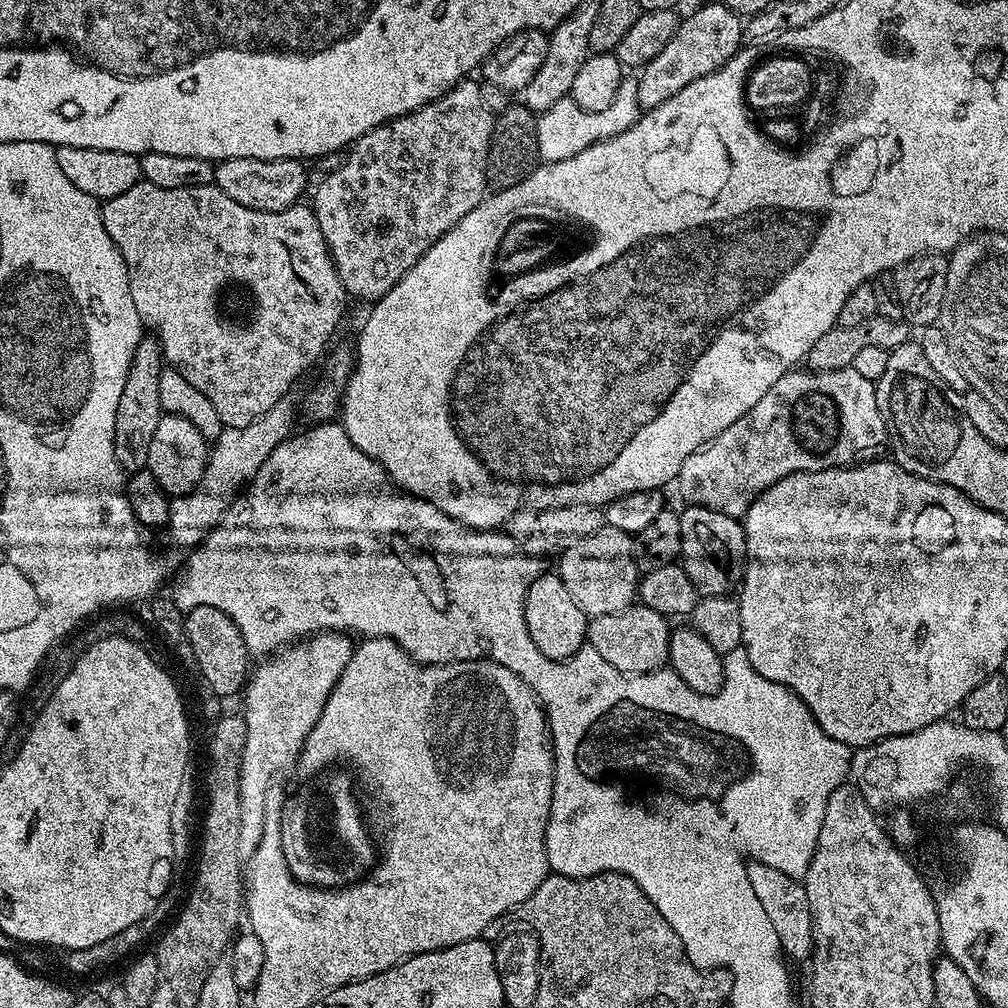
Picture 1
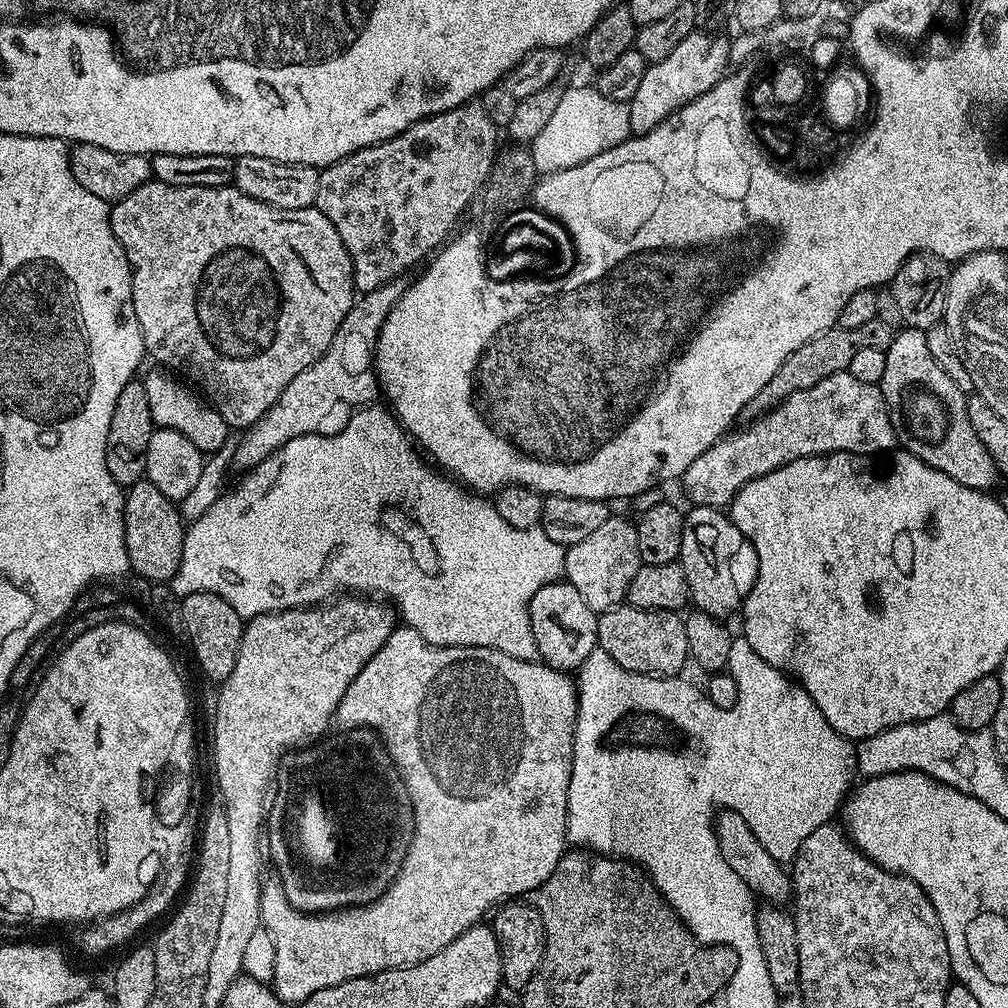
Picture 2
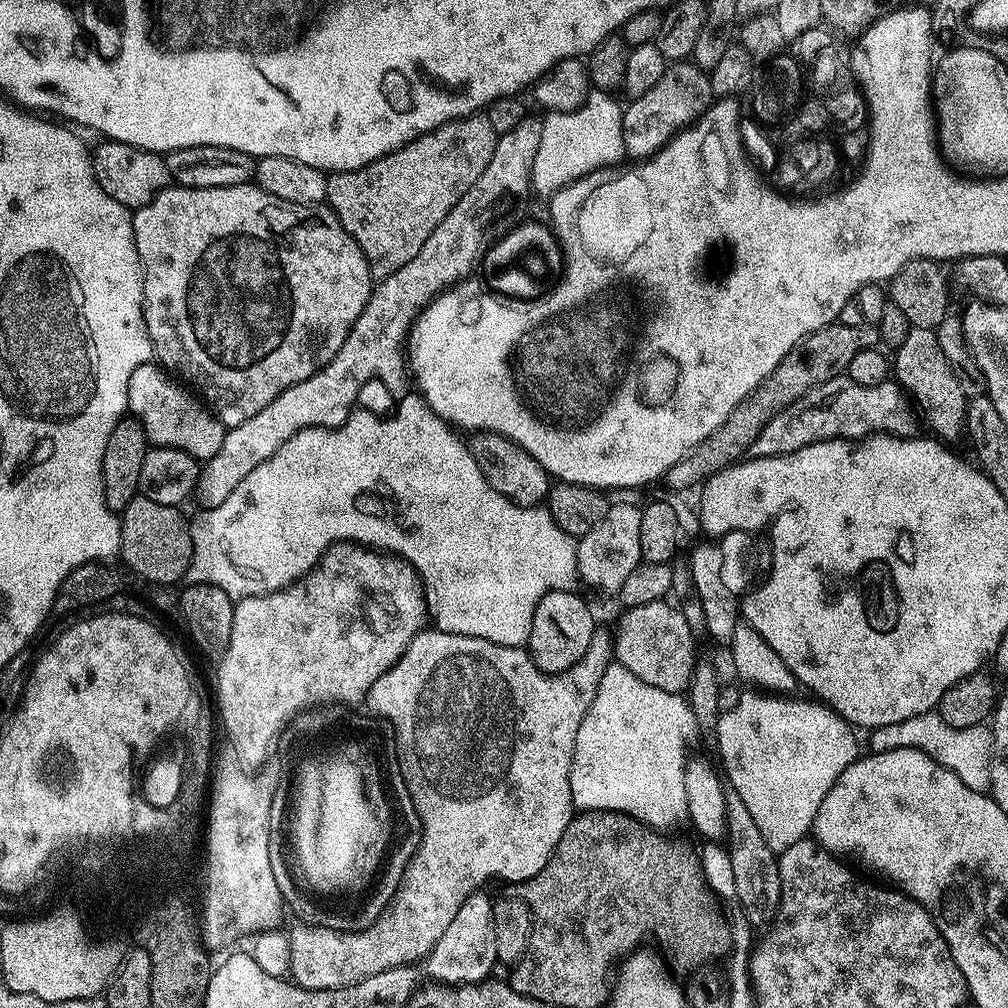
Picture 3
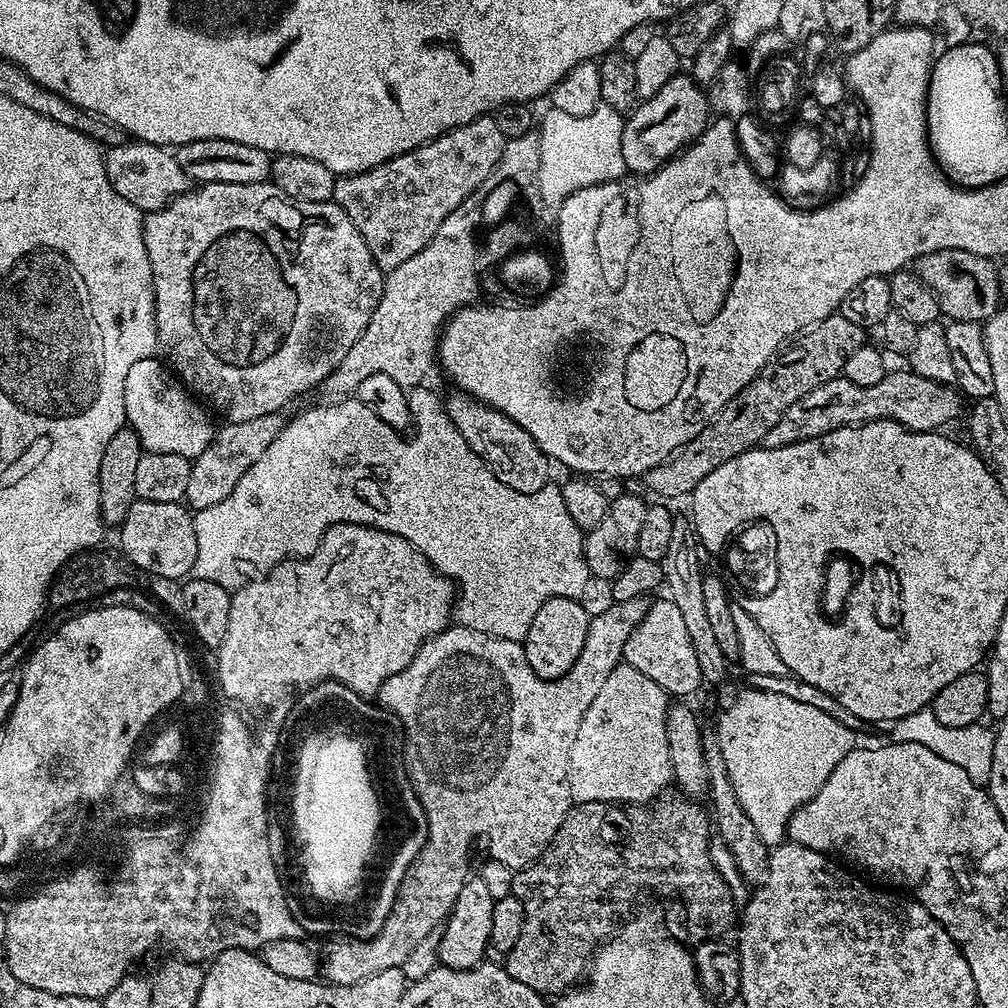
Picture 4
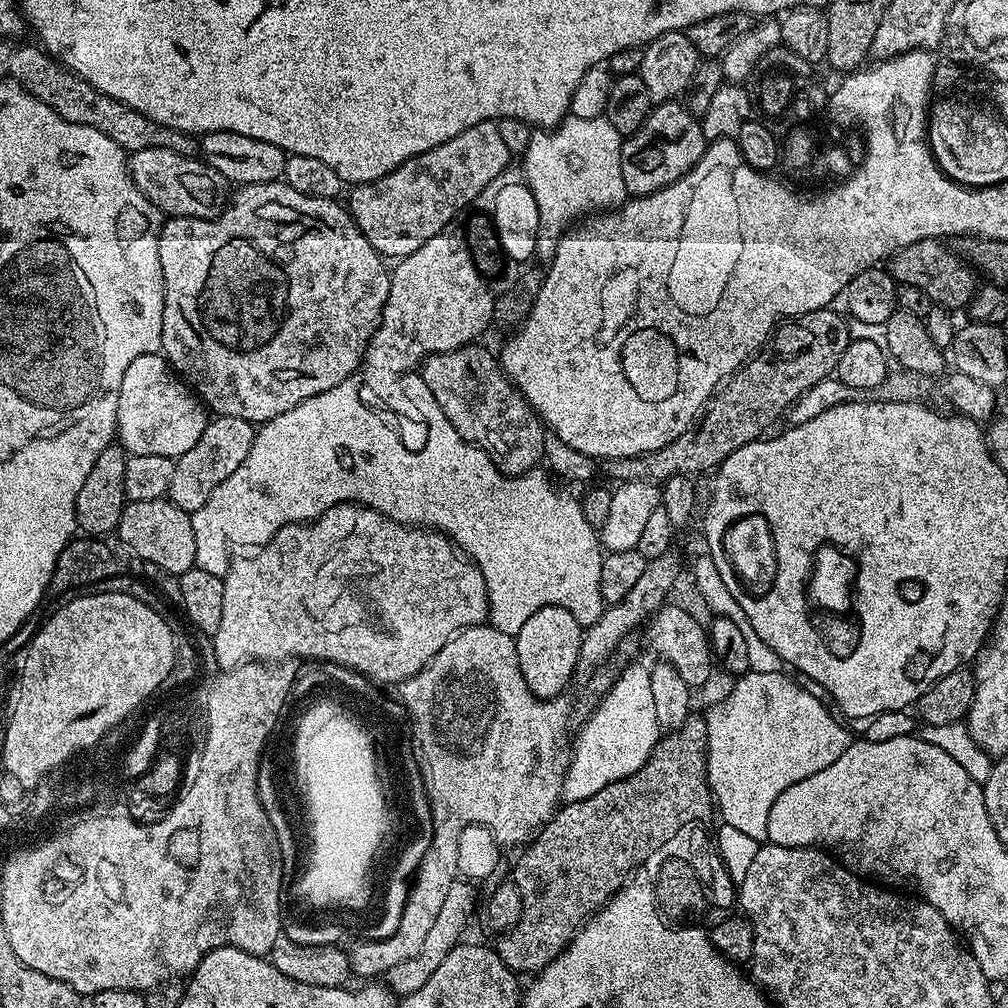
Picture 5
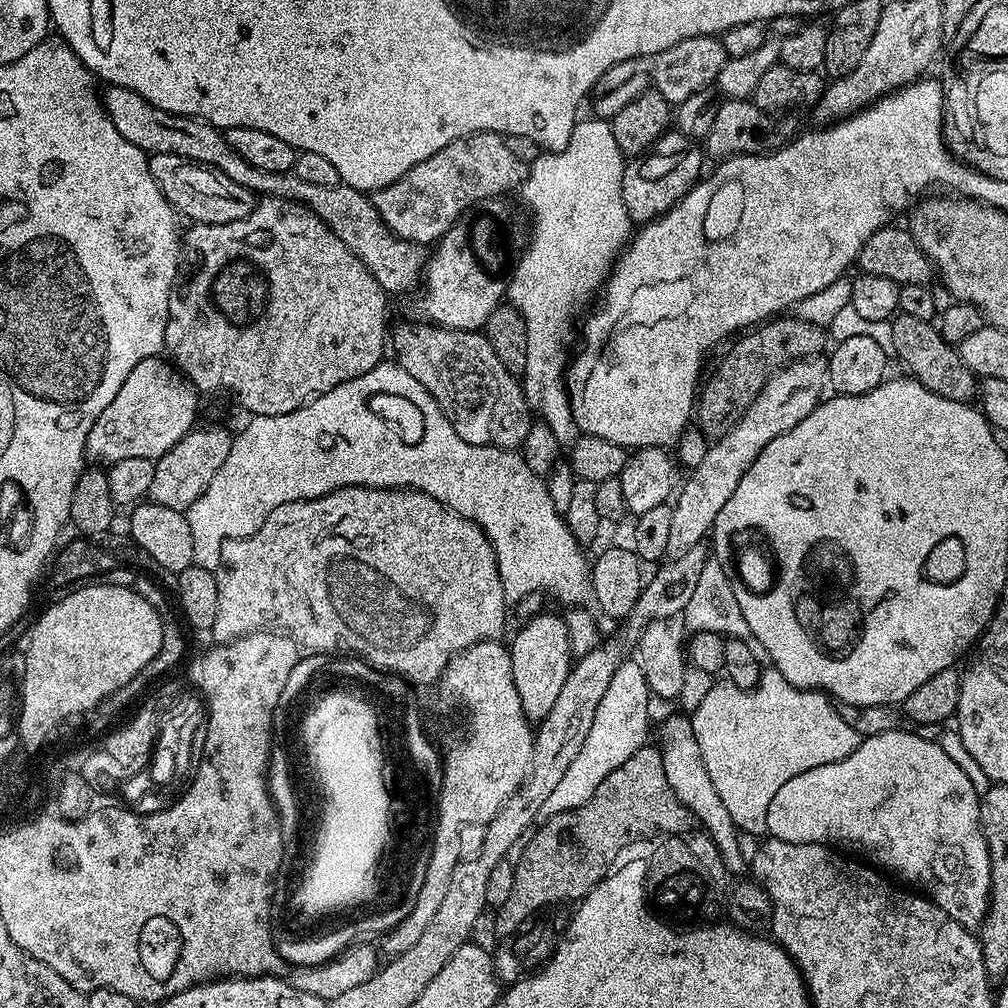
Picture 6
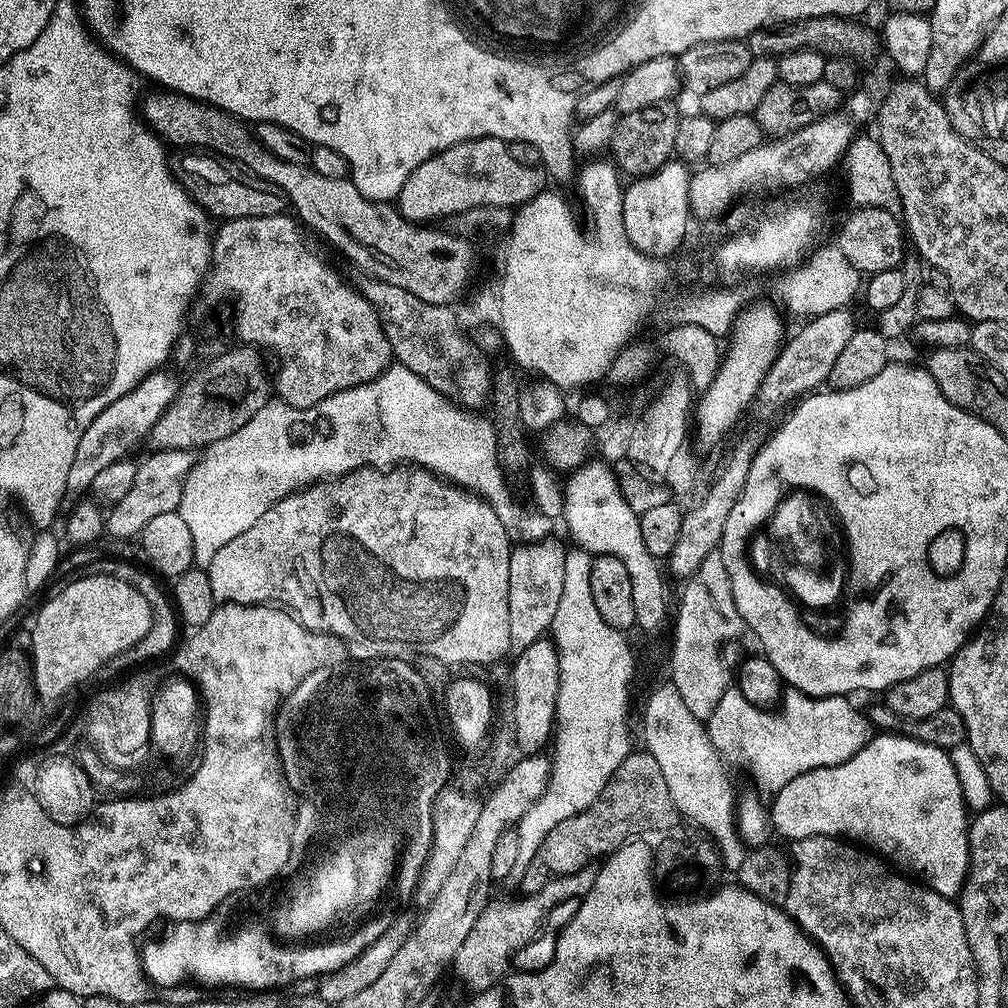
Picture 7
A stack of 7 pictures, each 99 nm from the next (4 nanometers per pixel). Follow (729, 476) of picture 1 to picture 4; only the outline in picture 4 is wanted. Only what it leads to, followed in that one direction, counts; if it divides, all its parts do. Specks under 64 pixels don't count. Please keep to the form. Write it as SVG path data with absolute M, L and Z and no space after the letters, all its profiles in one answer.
M911 370L889 371L882 382L874 386L854 386L854 382L837 378L810 390L806 398L798 398L798 402L794 402L778 422L774 422L762 444L765 448L777 448L871 420L893 420L915 432L934 432L943 429L943 424L965 415L966 404L963 402L961 393L952 384L922 378Z

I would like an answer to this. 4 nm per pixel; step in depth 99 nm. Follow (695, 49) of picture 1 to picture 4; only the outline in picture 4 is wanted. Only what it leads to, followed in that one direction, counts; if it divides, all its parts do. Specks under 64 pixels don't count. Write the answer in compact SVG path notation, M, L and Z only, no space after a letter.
M678 74L658 90L649 100L640 100L627 113L622 130L622 162L629 173L643 178L652 175L672 159L683 153L692 141L708 129L710 109L705 89L691 75Z

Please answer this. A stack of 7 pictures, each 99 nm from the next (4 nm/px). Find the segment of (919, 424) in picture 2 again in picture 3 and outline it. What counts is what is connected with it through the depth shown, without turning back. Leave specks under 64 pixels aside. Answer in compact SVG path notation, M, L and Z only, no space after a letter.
M909 327L902 346L894 350L894 380L910 397L915 411L924 415L924 424L936 440L947 442L965 435L966 397L954 370L950 370L950 362L946 362L946 354L942 354L942 346L938 346L933 329Z

